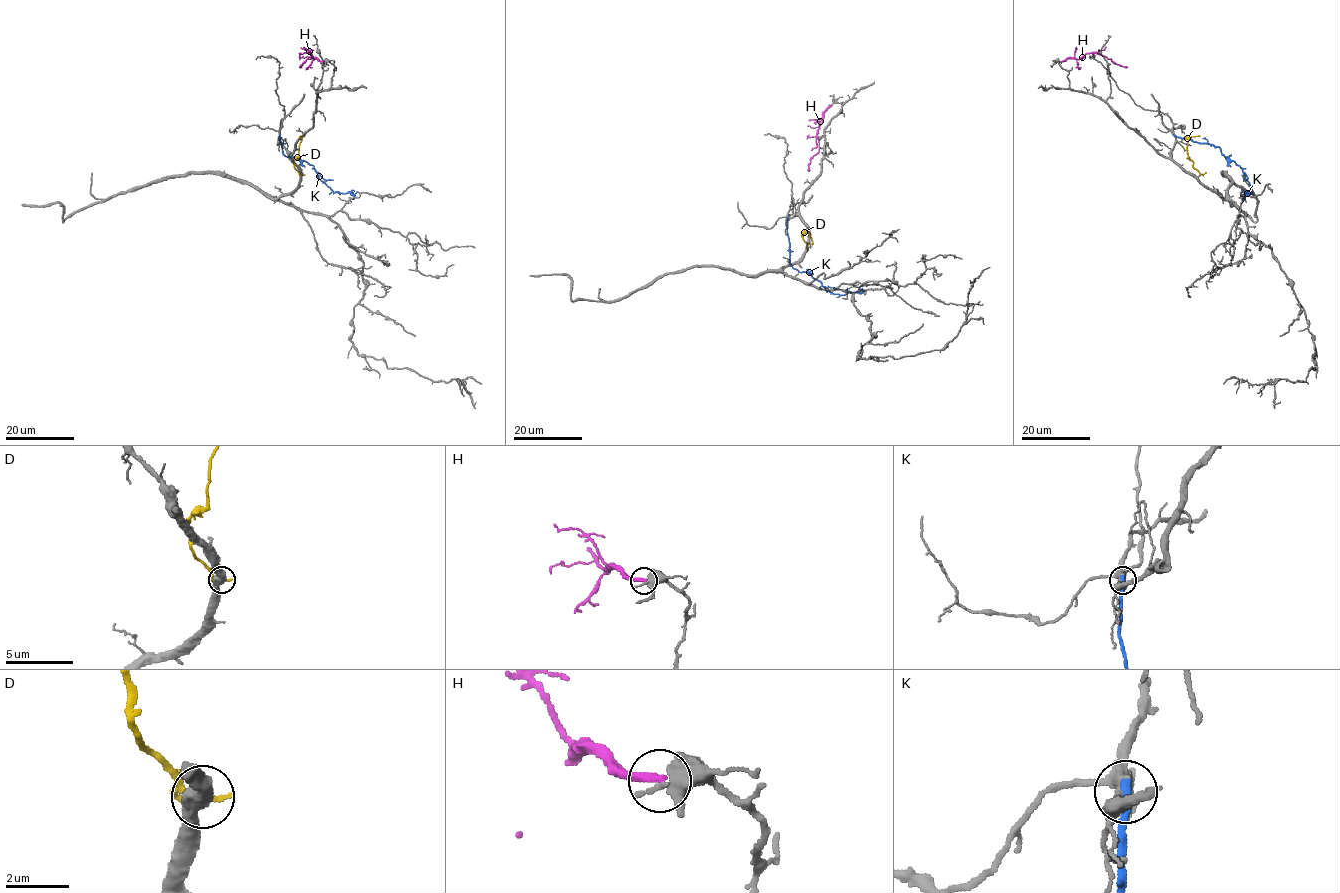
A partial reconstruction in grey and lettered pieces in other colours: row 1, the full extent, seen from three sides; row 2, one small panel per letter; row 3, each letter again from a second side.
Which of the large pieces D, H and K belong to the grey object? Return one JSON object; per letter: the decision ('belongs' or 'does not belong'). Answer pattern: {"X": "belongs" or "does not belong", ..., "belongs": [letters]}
{"D": "does not belong", "H": "does not belong", "K": "does not belong", "belongs": []}

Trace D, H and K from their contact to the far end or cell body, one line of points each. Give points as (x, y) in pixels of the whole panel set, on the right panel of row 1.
D: (1199, 175), (1188, 155), (1187, 146), (1190, 137), (1199, 135)
H: (1061, 61), (1090, 53), (1101, 54), (1116, 64), (1127, 67)
K: (1174, 135), (1217, 146), (1246, 176), (1251, 192), (1246, 194), (1242, 191)

